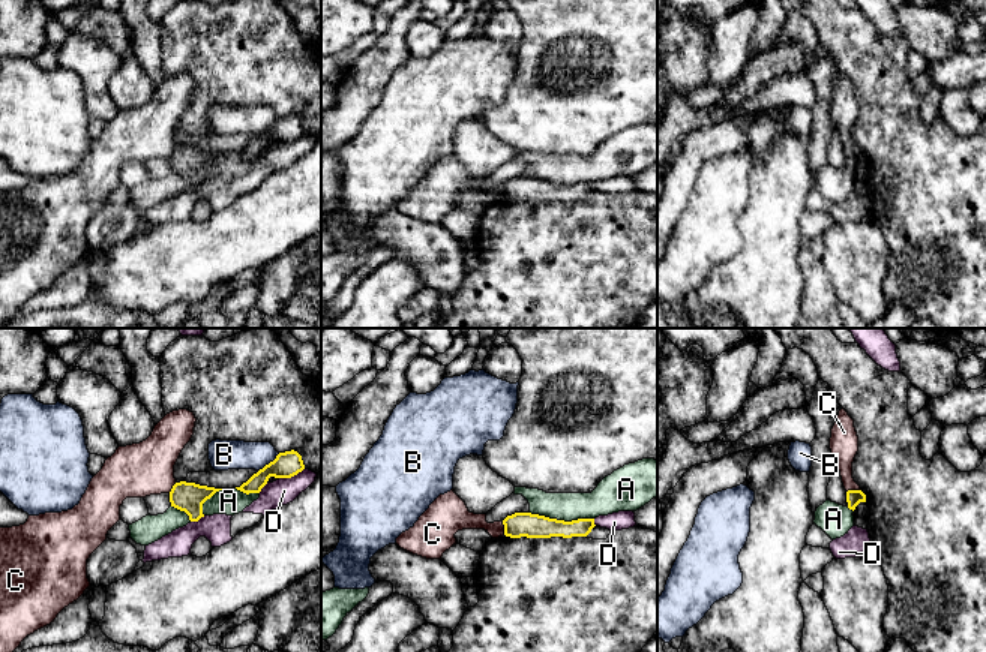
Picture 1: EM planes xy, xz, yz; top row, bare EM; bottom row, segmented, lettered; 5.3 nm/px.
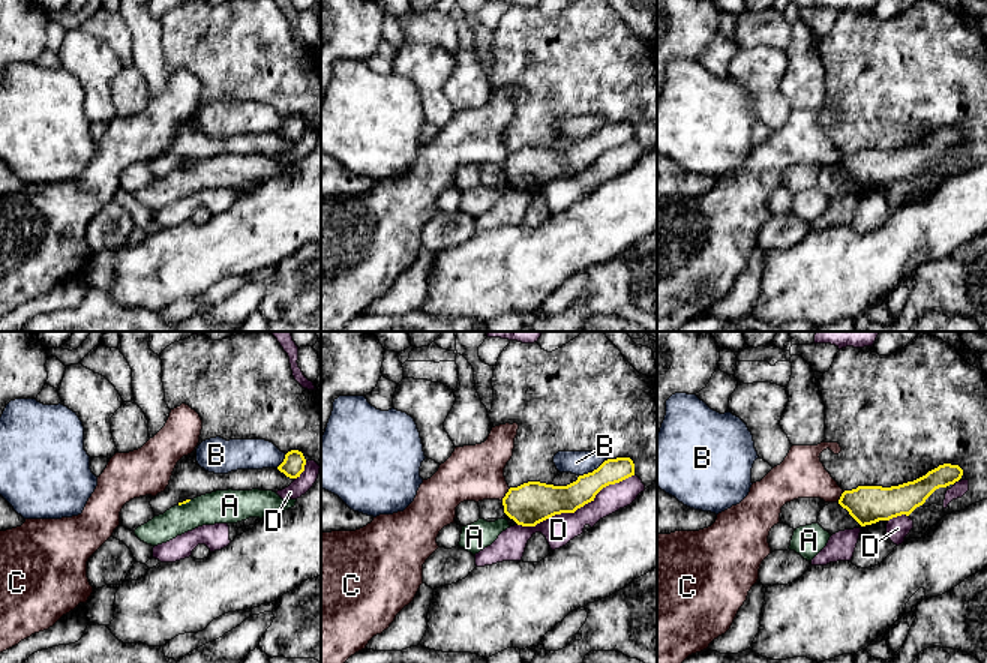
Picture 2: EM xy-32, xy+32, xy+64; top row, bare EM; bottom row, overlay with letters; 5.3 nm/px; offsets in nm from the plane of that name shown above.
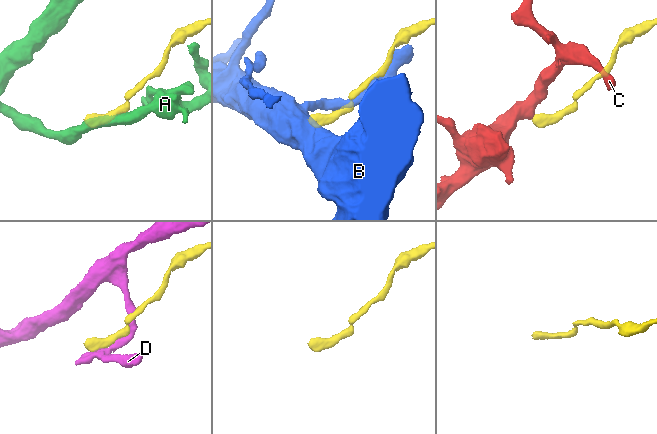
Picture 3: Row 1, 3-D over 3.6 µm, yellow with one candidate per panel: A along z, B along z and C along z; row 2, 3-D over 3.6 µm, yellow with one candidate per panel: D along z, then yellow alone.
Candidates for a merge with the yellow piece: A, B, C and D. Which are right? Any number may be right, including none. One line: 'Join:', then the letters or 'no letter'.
Join: no letter

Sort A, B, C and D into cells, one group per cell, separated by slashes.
A / B / C / D

